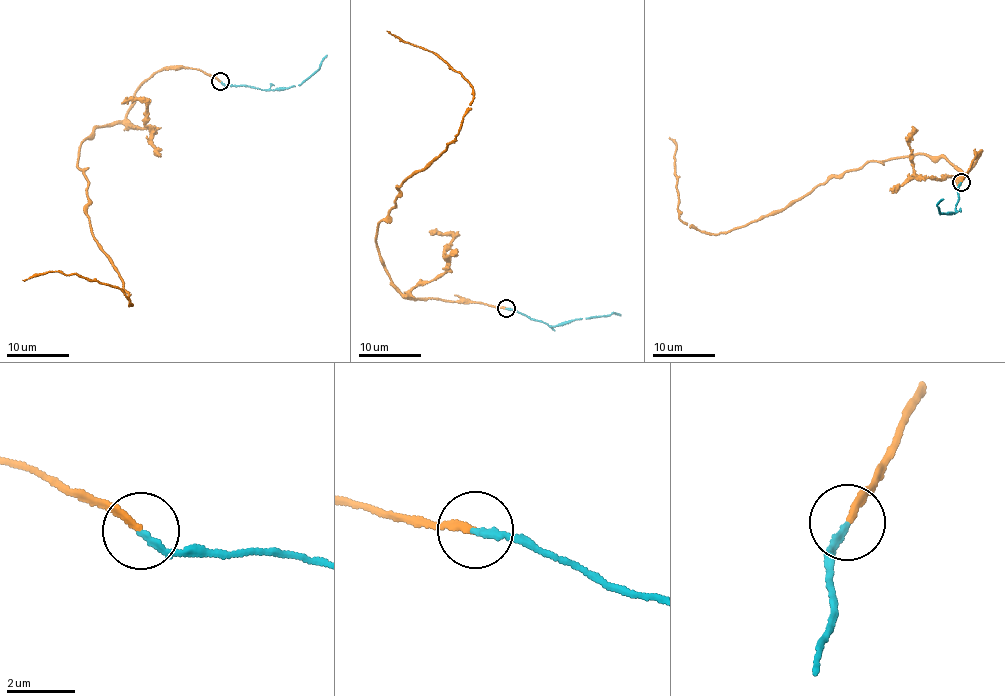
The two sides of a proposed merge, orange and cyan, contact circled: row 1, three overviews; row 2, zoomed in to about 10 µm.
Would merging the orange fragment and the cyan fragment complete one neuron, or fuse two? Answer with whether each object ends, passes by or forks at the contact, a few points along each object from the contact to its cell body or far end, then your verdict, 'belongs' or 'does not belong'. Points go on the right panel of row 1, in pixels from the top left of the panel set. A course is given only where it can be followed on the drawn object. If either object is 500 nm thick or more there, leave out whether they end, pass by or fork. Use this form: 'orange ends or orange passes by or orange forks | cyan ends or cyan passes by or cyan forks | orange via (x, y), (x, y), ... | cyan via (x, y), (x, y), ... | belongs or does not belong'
orange ends | cyan ends | orange via (961, 182), (981, 149), (965, 173), (922, 154), (867, 162), (782, 209), (702, 231), (679, 217), (670, 136) | cyan via (961, 182), (956, 189), (958, 202), (954, 214), (939, 213), (937, 205), (943, 198) | belongs

